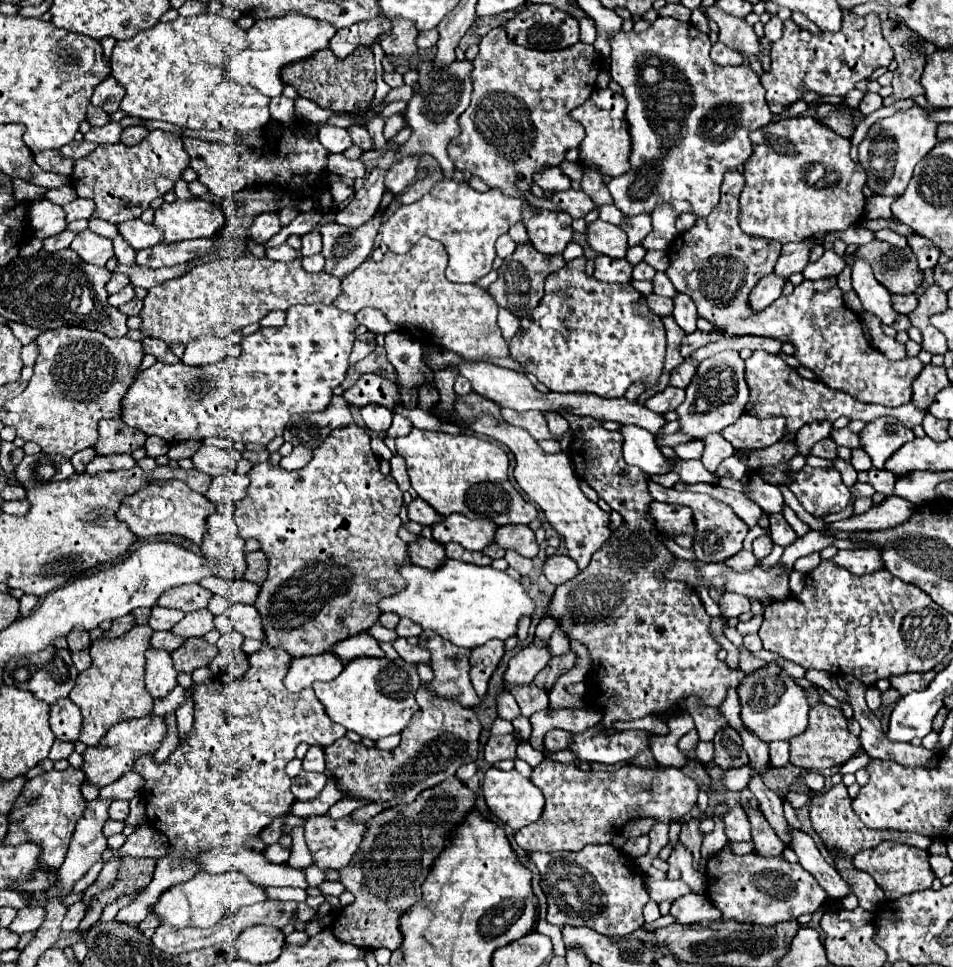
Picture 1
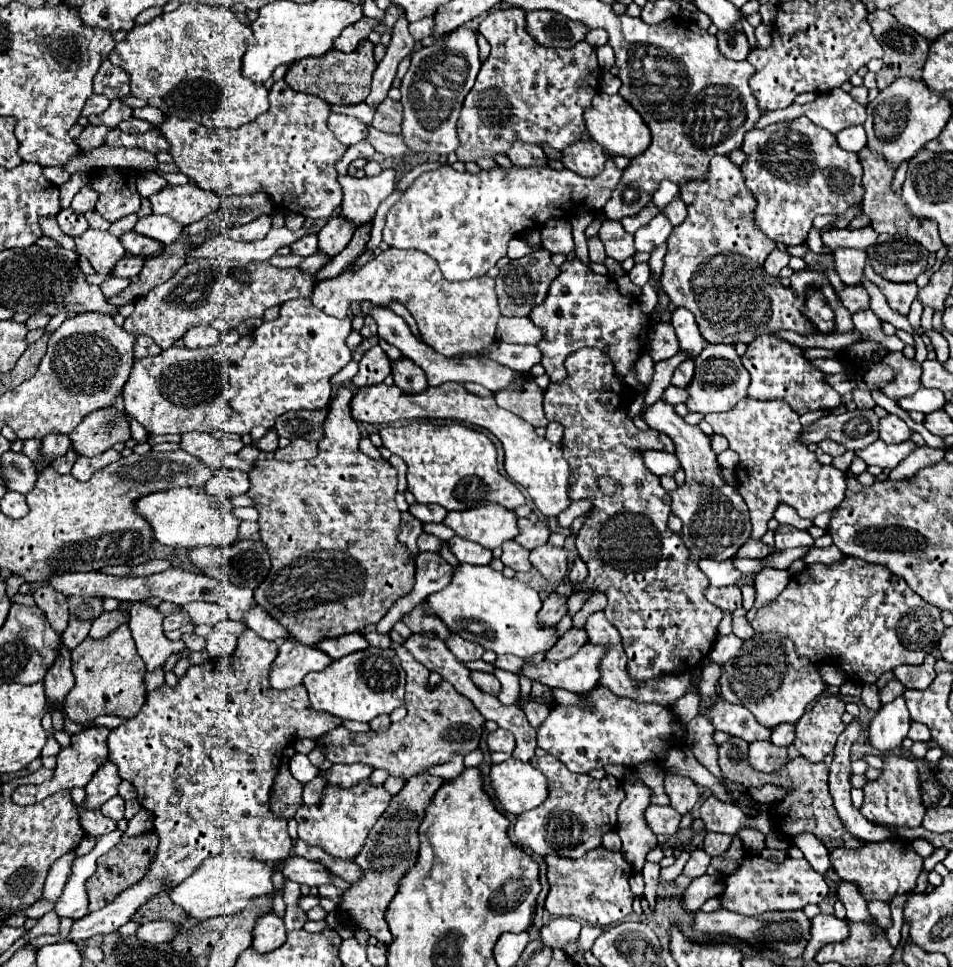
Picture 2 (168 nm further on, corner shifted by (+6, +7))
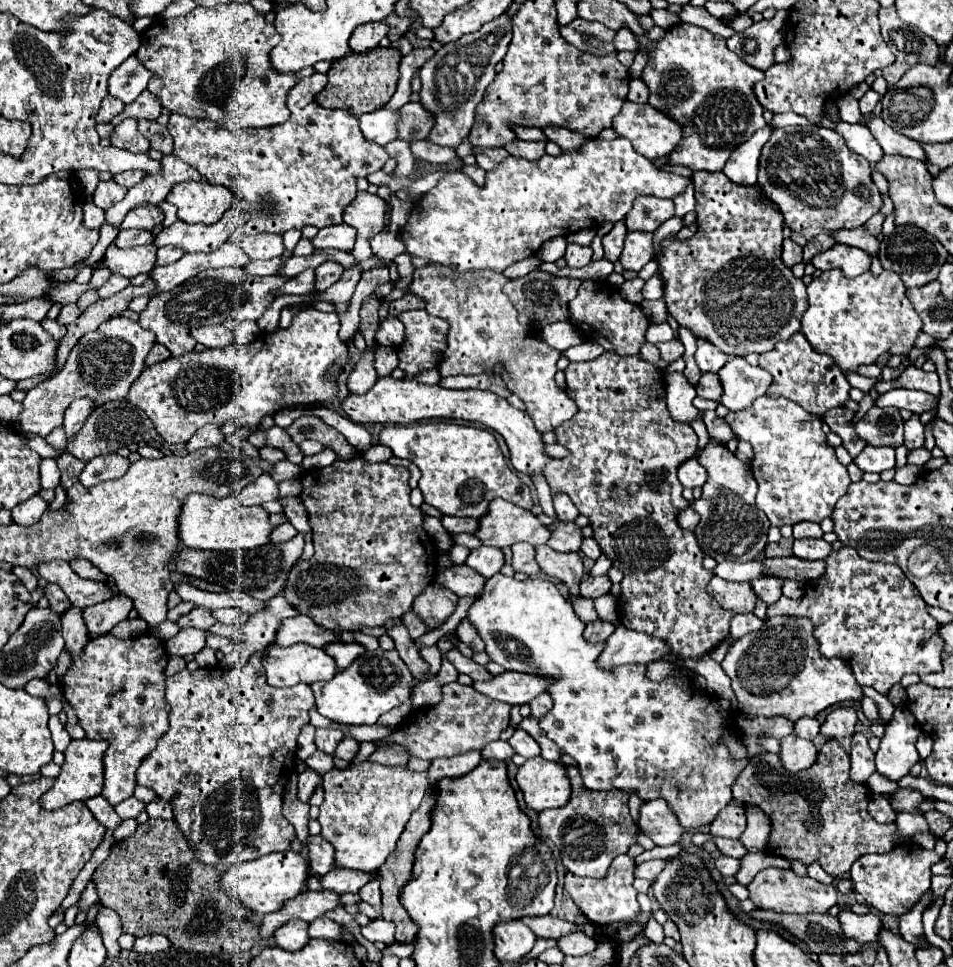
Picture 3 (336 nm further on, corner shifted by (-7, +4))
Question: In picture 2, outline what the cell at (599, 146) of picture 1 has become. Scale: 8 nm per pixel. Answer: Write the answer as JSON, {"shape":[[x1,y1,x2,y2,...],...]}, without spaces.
{"shape":[[599,91,593,97,593,103,583,113,587,133,593,141,597,141,609,155,623,155,623,157,637,157,649,147,649,129,641,121,641,115,621,97,621,95,607,95]]}

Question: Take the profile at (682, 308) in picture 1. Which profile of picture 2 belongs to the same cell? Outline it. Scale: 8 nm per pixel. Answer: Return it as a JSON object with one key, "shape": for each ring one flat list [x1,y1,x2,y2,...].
{"shape":[[681,307,681,309,673,309,673,317,671,317,671,325,675,327,675,333,679,337,681,349,689,353,689,357,697,357,697,353,701,353,701,349,705,347,705,341,697,329,695,317,689,309]]}

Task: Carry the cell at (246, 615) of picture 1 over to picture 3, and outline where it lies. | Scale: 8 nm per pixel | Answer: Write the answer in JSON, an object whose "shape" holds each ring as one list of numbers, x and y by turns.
{"shape":[[302,614,296,618,286,618,276,636,276,644,280,646,292,646,298,642,310,644,314,648,324,648,332,642,342,642,342,636,318,626,310,616]]}

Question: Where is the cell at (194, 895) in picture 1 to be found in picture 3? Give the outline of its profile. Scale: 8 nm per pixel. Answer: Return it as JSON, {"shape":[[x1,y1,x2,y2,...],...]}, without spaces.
{"shape":[[284,850,284,852,272,852,252,862,244,862,228,868,220,884,252,912,270,914,270,912,278,912,286,904,286,900,296,898,302,892,306,880,308,880,308,862,304,860,304,856,294,850]]}

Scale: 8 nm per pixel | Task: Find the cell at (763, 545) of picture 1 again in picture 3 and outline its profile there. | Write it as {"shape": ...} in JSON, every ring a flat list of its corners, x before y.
{"shape":[[760,396,750,408,728,412,726,422,740,440,750,442,754,448,750,466,758,482,756,506,768,516,772,526,794,526,804,520,822,522,832,514,834,504,850,486,850,476,828,444,818,416,808,414,788,398]]}

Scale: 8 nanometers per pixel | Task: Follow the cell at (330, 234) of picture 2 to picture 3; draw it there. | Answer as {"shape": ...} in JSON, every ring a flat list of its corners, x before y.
{"shape":[[322,264,318,270,314,270,316,274,314,292,324,292,326,288,330,288,342,276,342,272,344,268,340,264]]}

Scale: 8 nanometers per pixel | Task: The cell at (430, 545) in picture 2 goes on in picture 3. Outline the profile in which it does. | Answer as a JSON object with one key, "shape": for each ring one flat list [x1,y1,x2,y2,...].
{"shape":[[458,544,452,546,452,550,448,552,448,556,452,558,454,564,464,564,466,558,468,558,468,554,470,554,470,550,466,546,458,546]]}

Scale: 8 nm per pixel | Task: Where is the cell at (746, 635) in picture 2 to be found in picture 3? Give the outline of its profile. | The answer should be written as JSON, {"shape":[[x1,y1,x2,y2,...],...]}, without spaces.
{"shape":[[734,614,734,618,730,620,730,636,734,640,738,640,744,634,758,630,760,626,762,626,762,620,756,618,754,614]]}

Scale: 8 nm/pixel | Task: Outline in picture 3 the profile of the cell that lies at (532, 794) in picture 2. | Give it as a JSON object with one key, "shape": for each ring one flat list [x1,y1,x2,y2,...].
{"shape":[[542,756,528,758,516,774,516,782,524,792,524,800,536,812,546,808,562,808,570,800,570,780,566,766,548,762]]}

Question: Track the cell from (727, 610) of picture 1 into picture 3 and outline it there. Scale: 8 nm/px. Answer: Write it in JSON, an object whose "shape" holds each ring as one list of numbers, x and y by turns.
{"shape":[[712,576,712,580,706,586,706,592,724,610,732,610,732,612,752,612,756,604,756,594,750,582,728,582,718,576]]}

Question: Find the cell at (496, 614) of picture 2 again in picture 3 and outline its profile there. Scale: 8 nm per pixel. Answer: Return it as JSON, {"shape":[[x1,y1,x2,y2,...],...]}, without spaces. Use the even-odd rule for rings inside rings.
{"shape":[[498,572,486,580,484,596,470,606,468,618,486,642,486,654,492,662,506,670,552,680,546,692,552,696,554,706,540,718,540,728,564,754,570,754,578,762,578,770,588,790,618,788,640,800,662,798,668,802,680,826,686,832,694,832,710,824,716,814,732,802,732,784,738,774,756,754,766,752,760,746,762,734,740,732,734,724,738,714,734,710,724,710,716,696,706,694,696,684,676,684,672,676,662,682,652,682,646,676,646,664,624,664,610,670,602,668,596,658,604,650,604,642,590,644,584,640,582,632,586,624,574,614,570,600,566,600,546,578,536,576,518,582],[722,736,734,736,748,750,746,758,734,760]]}

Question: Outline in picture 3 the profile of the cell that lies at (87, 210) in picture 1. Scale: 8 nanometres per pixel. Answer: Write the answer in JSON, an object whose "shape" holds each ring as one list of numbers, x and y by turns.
{"shape":[[106,180,106,182,100,182,100,184,98,184,92,200,94,200,96,206,100,206,102,210,106,210,106,208,114,206,116,202,120,202,120,200,126,196,126,192,128,192,128,190,126,190,124,186,116,184,114,180]]}

